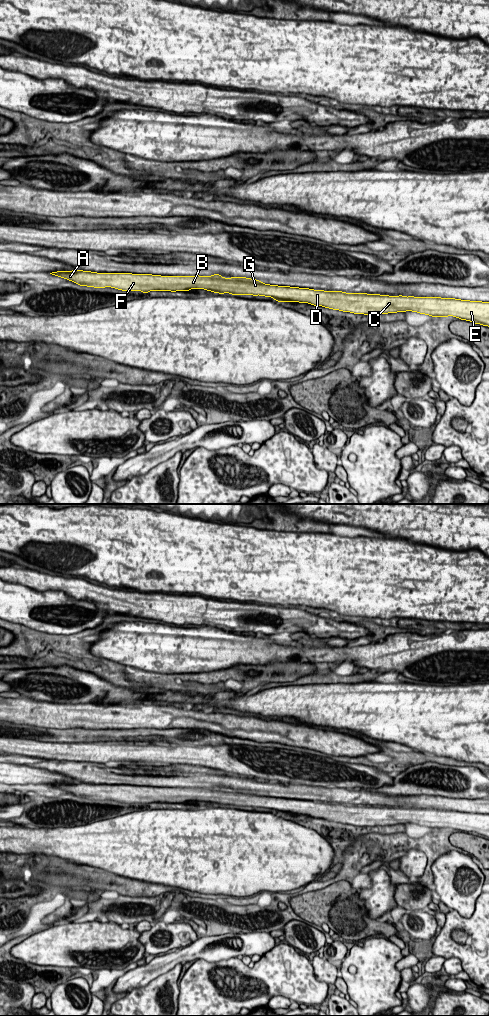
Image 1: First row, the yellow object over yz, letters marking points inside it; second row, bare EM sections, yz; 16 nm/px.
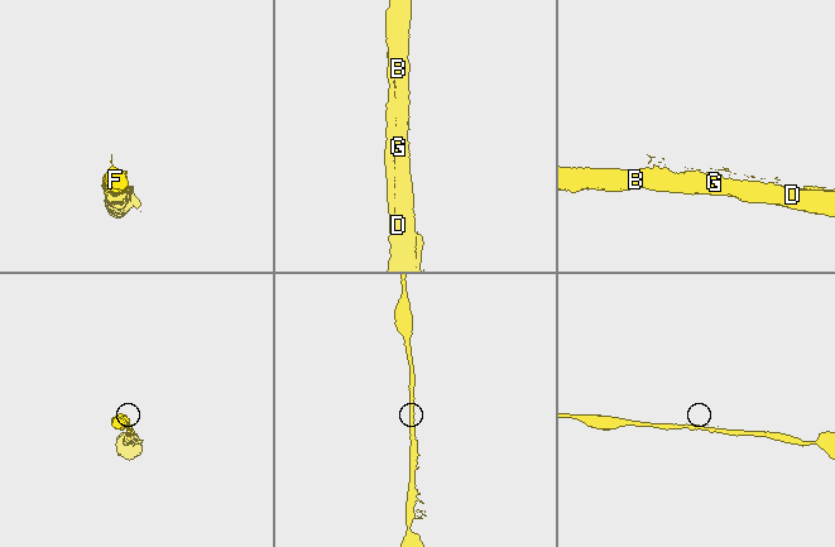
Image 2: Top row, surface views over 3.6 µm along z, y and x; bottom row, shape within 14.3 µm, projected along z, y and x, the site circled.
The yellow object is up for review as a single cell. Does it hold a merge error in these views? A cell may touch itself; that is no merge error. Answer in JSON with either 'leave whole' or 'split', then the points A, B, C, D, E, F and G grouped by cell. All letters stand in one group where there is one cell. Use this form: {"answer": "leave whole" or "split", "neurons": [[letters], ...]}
{"answer": "leave whole", "neurons": [["A", "B", "C", "D", "E", "F", "G"]]}

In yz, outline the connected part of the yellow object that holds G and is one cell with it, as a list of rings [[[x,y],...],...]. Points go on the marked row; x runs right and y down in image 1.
[[[83,270],[57,271],[50,273],[69,281],[75,282],[80,286],[105,288],[111,287],[122,291],[142,291],[144,294],[150,291],[186,291],[190,289],[204,289],[214,293],[232,295],[253,295],[272,297],[278,302],[299,302],[308,303],[314,306],[350,312],[354,314],[388,314],[397,312],[412,311],[432,317],[453,316],[461,320],[471,321],[489,327],[489,302],[461,300],[455,298],[441,297],[414,297],[414,296],[389,296],[367,293],[346,293],[342,291],[324,291],[309,288],[299,288],[290,286],[278,286],[264,284],[260,280],[246,277],[224,278],[219,274],[211,276],[161,276],[152,274],[132,274],[132,273],[97,273]]]

